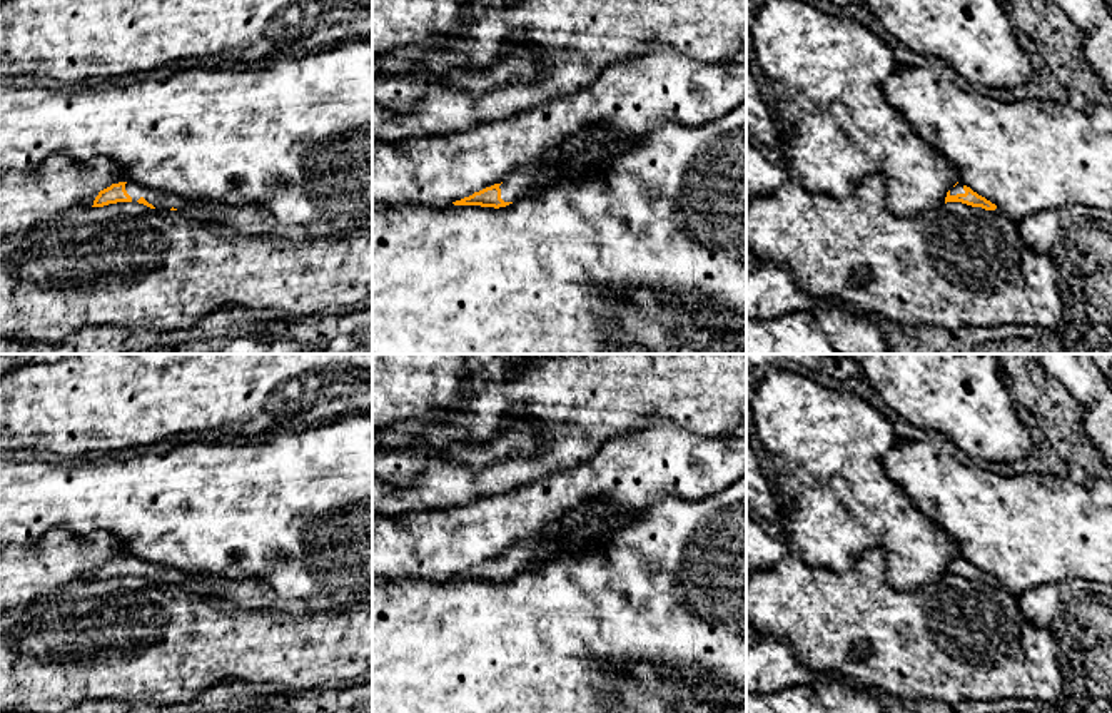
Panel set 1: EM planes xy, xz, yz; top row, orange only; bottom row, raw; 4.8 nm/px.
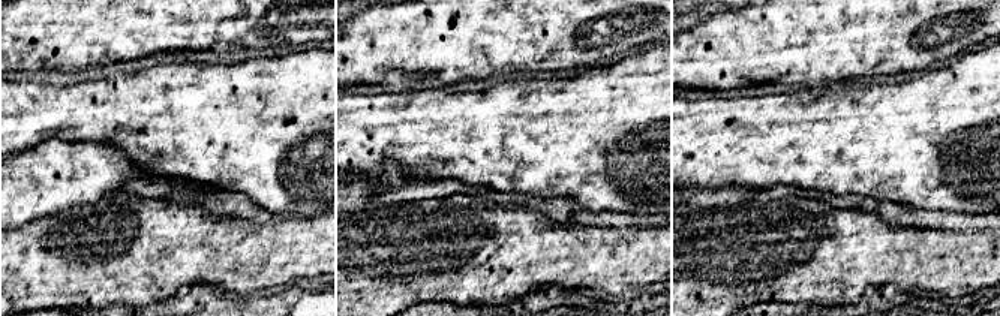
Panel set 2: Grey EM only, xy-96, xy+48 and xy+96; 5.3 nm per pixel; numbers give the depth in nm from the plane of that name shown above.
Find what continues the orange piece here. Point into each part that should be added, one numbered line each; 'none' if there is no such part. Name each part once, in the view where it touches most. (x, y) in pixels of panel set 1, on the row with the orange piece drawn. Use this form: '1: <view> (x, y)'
1: xz (590, 149)

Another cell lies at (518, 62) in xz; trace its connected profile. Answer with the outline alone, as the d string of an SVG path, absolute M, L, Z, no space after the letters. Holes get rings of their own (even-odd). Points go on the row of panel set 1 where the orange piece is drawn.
M506 42L499 58L486 70L457 68L444 75L442 83L457 90L486 92L504 85L536 80L546 70L539 52L526 43Z

